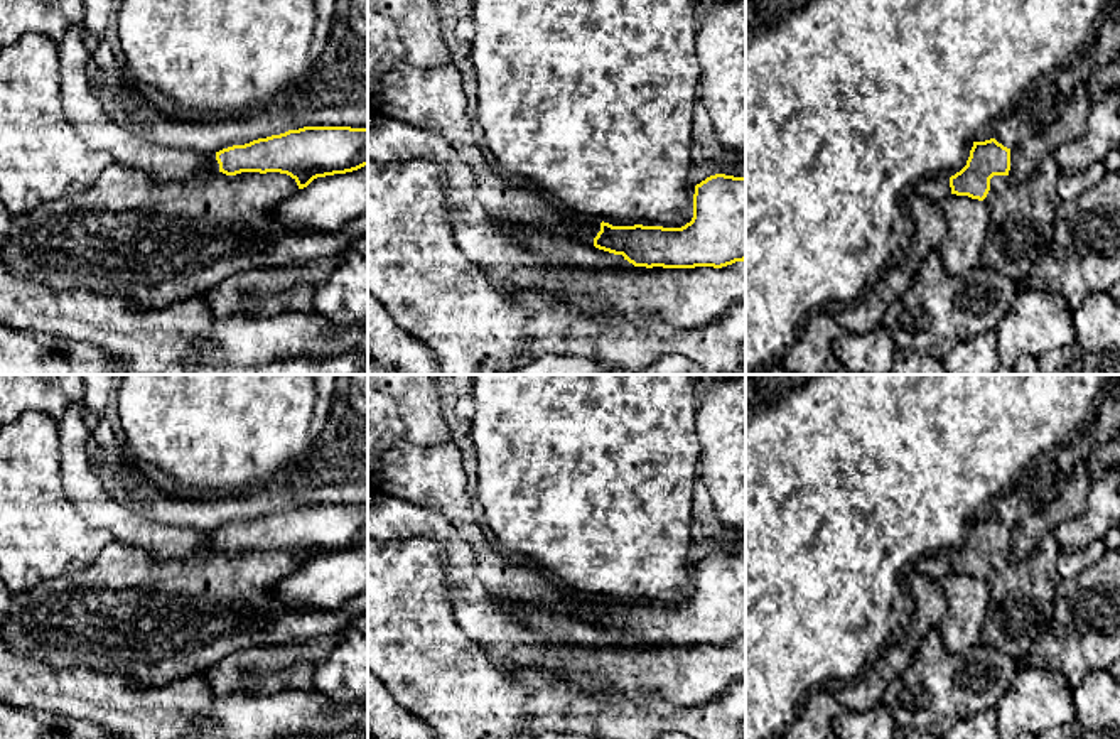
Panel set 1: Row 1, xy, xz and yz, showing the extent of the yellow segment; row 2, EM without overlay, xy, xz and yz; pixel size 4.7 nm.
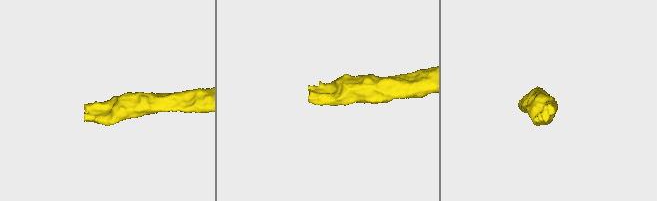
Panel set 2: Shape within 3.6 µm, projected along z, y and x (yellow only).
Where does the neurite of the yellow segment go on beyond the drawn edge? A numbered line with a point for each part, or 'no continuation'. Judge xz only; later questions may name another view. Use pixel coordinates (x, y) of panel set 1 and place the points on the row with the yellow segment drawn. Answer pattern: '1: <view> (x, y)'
1: xz (432, 98)

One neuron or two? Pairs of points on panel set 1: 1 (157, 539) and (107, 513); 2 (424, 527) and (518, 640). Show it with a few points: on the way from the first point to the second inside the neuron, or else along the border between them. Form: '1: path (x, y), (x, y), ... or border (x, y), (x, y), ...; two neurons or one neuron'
1: path (145, 532), (130, 528), (118, 520); one neuron
2: path (457, 550), (459, 598), (483, 621); one neuron

